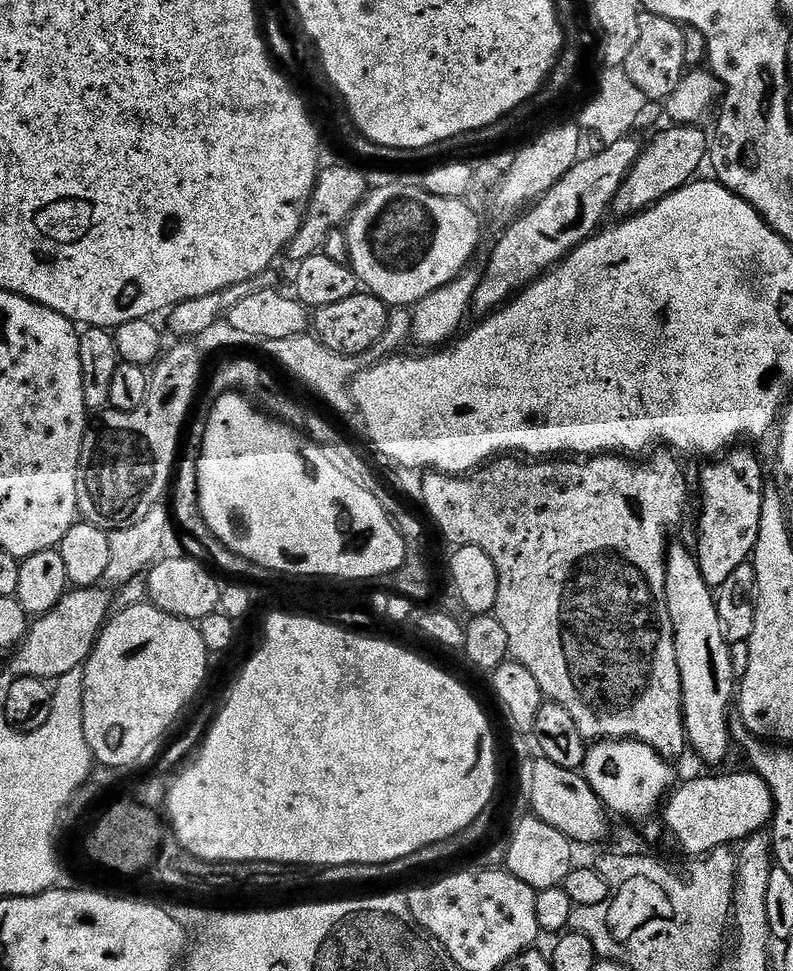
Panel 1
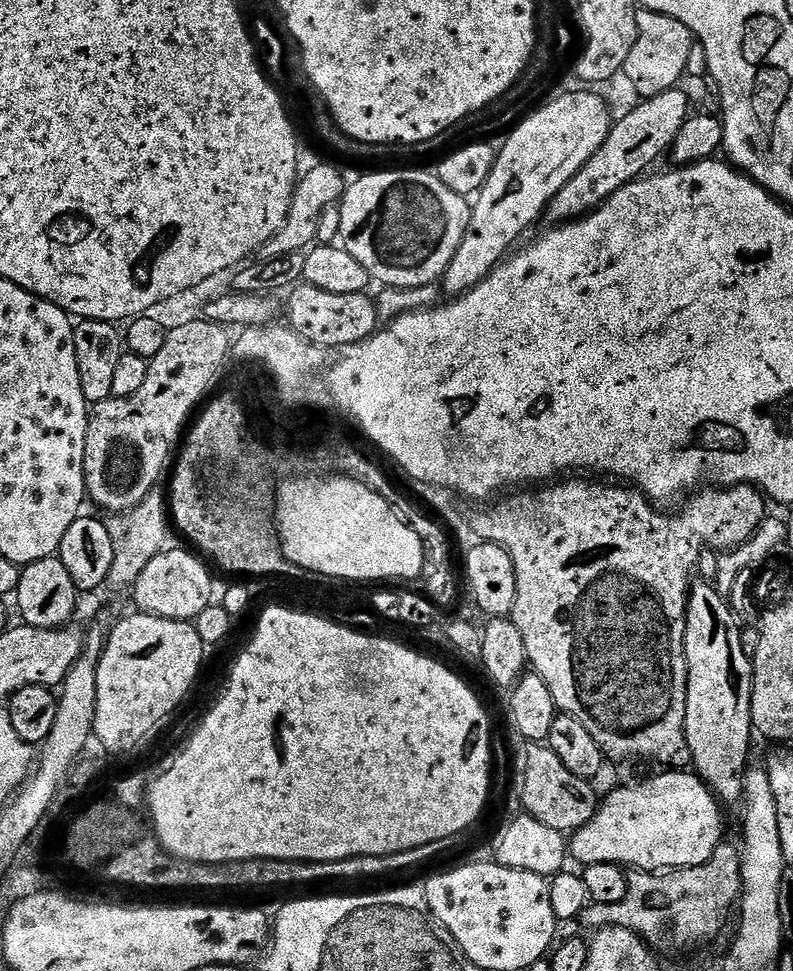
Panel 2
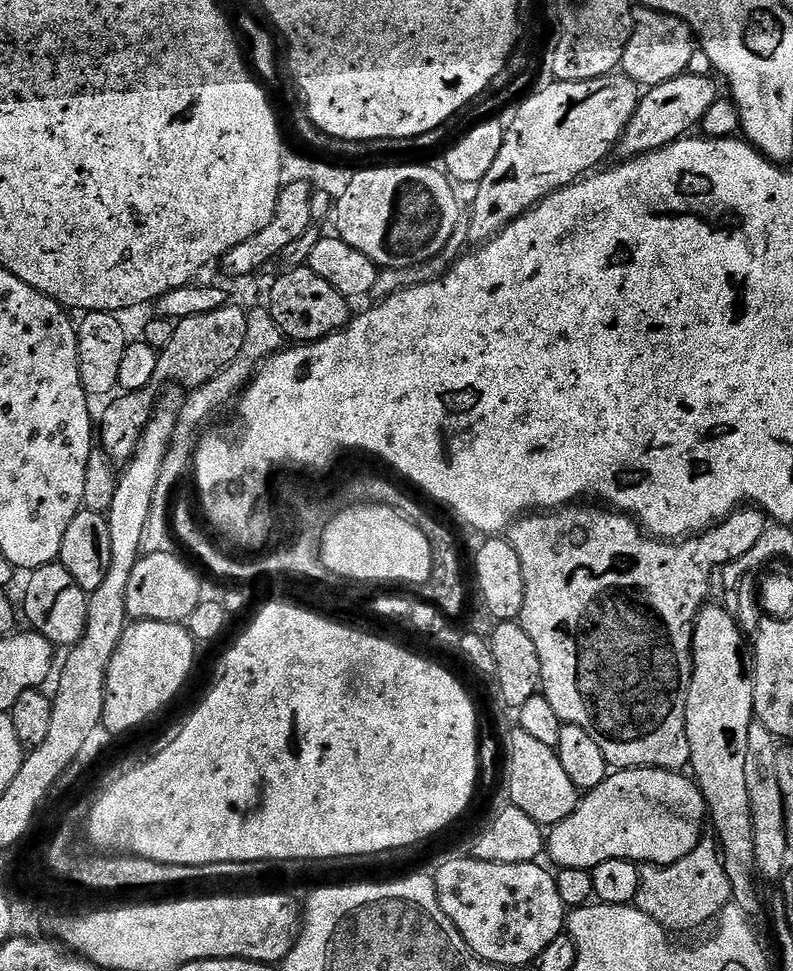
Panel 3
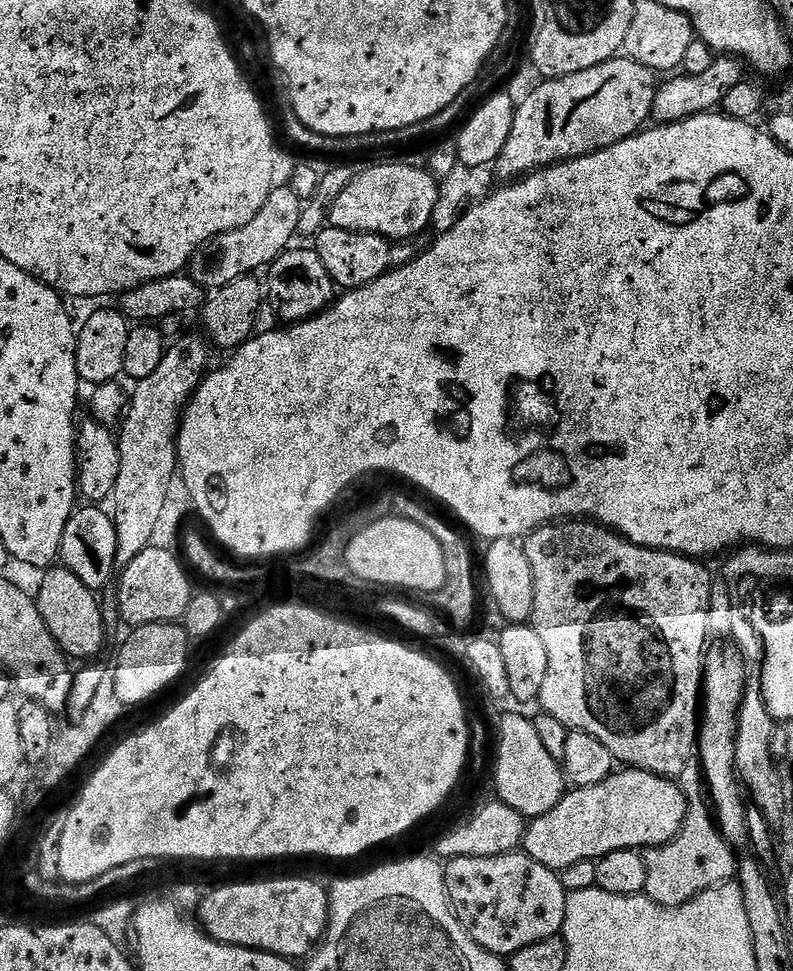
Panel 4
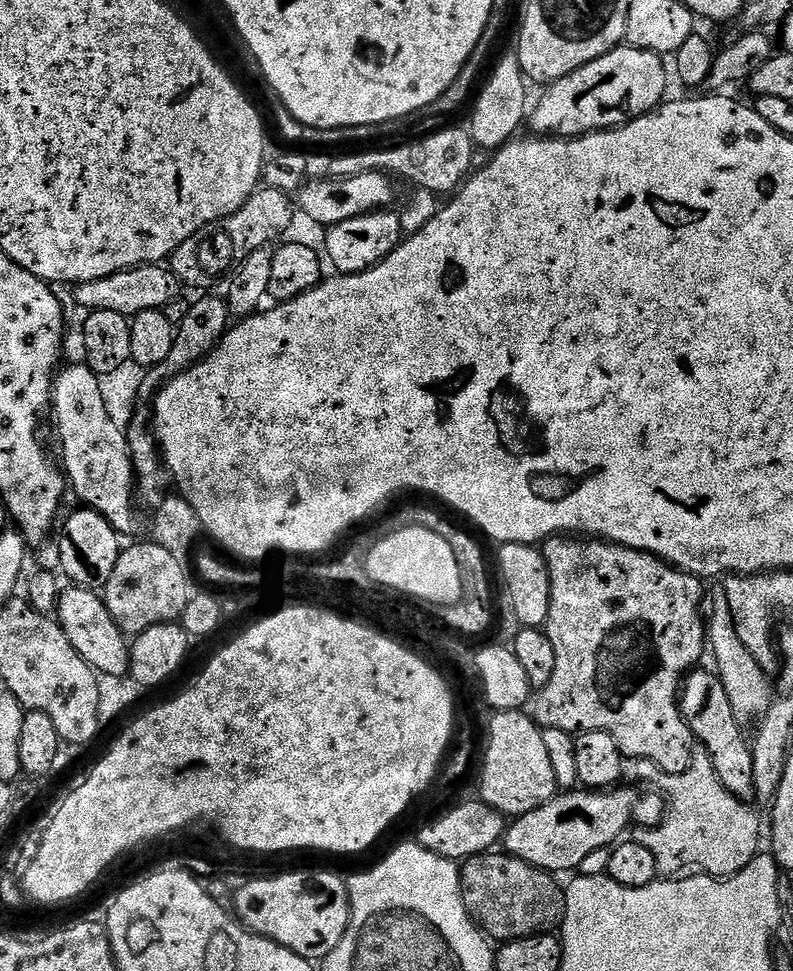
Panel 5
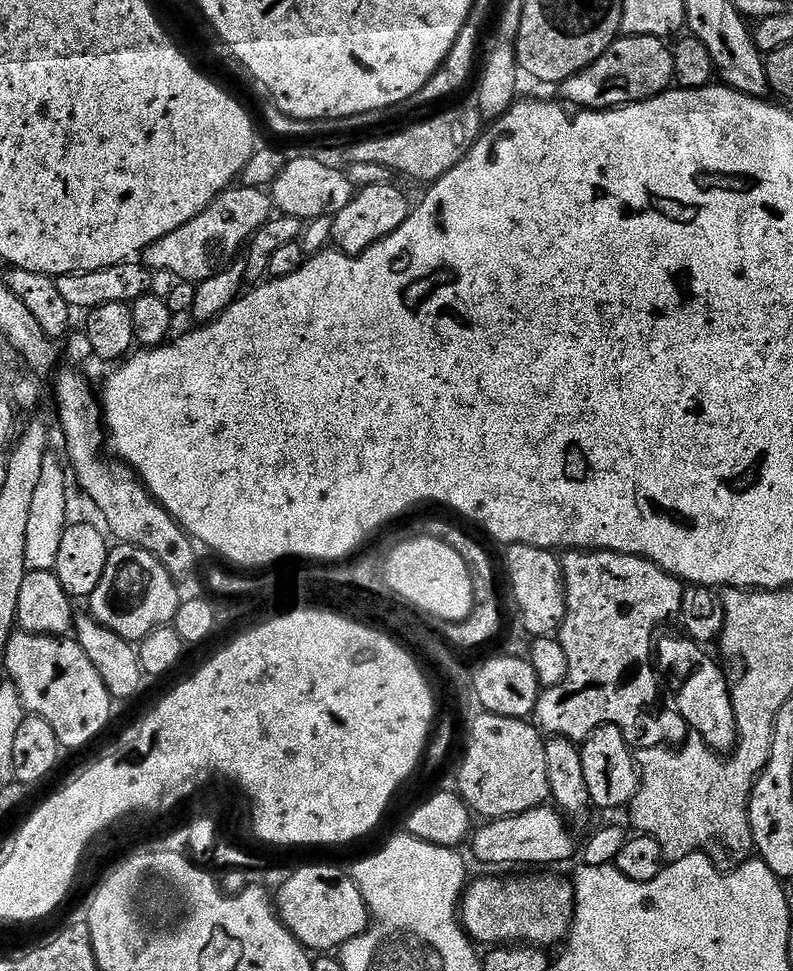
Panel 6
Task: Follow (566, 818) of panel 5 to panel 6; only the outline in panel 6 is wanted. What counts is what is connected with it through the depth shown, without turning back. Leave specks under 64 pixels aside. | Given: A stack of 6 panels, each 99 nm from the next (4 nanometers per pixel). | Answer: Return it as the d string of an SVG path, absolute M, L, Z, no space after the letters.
M541 806L531 808L517 816L502 816L489 819L475 829L470 837L472 852L484 864L544 864L540 866L556 866L572 856L572 832L568 829L569 821L555 807Z

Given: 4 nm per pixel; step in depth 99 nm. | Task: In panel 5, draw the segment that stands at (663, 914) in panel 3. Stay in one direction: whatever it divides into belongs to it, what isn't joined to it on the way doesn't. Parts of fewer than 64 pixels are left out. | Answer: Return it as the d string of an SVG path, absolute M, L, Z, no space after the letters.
M633 760L625 763L624 776L645 780L648 786L657 779L655 787L664 797L666 811L659 824L640 826L634 832L636 843L654 854L656 871L661 877L676 878L685 870L699 870L721 878L737 876L761 851L759 814L751 803L730 794L711 766L693 766L687 772L669 776L662 774L654 762Z

